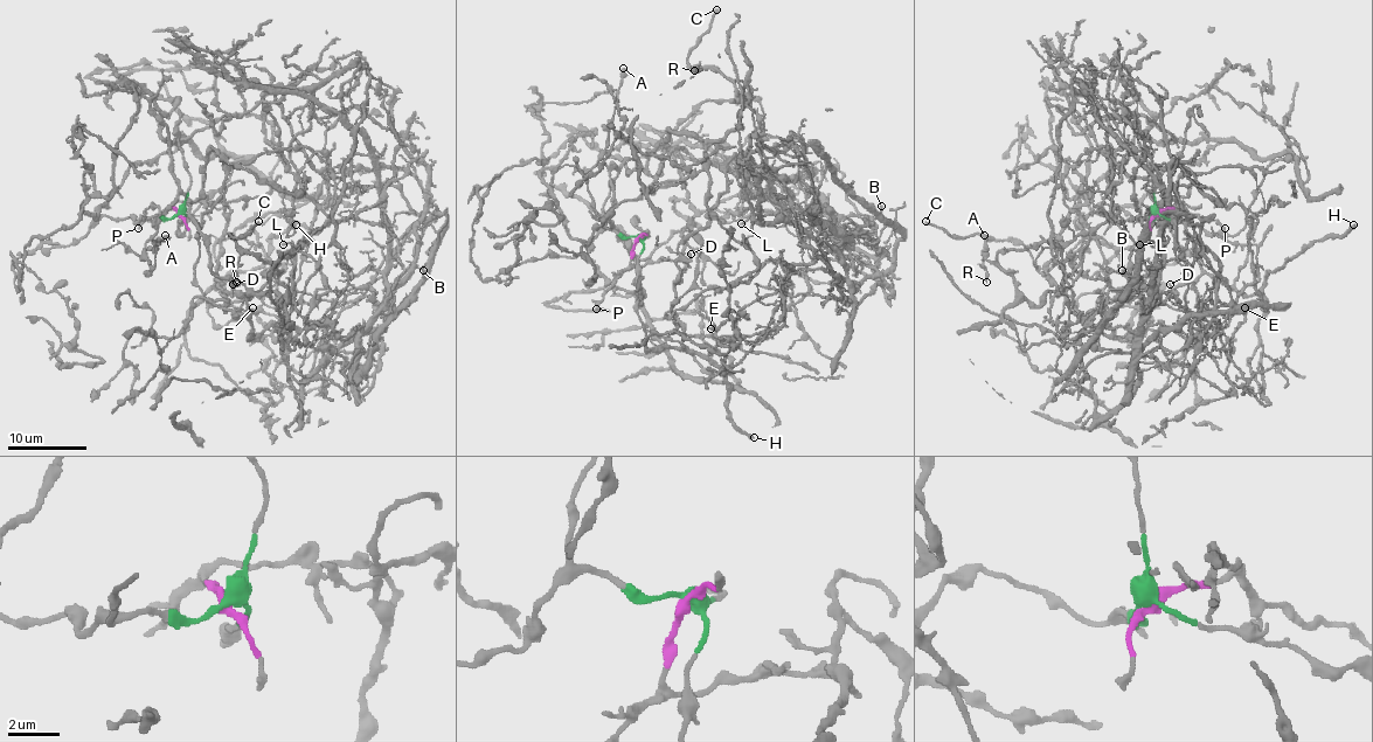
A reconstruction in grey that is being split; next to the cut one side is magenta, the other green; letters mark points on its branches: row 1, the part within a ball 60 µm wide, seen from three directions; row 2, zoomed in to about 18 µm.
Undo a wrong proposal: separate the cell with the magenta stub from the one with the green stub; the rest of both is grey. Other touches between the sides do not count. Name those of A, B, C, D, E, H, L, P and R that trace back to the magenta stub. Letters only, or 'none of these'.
B, D, E, H, P

